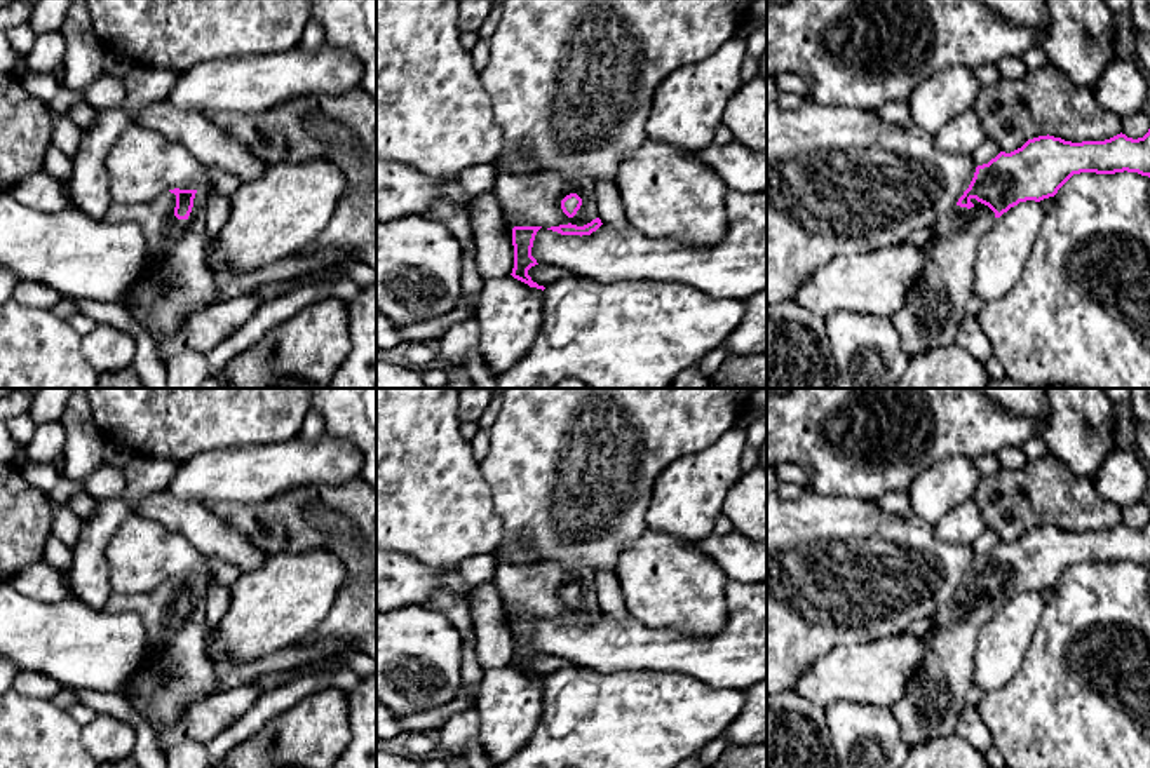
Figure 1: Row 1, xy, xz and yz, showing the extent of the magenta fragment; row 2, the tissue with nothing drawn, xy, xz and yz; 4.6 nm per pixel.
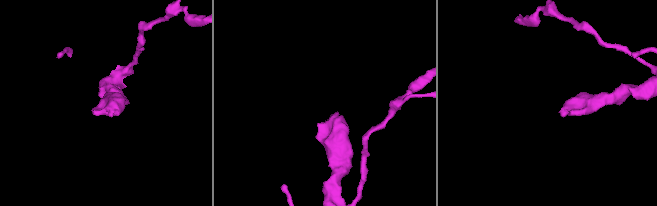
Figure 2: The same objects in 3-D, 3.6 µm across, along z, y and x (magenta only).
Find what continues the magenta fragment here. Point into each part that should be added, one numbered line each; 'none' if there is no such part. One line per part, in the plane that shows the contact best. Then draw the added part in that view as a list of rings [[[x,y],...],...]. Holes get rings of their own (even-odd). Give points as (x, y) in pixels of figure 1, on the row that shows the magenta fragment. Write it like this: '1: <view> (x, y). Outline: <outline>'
1: xy (176, 284). Outline: [[[166,192],[148,204],[112,202],[108,223],[138,223],[146,240],[146,273],[122,300],[136,322],[160,350],[186,320],[220,303],[216,275],[206,266],[207,235],[204,209],[207,197],[195,193],[186,219],[174,216],[176,195]]]

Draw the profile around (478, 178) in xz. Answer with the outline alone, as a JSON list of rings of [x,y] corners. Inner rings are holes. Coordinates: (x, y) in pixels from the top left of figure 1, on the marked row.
[[[477,164],[463,169],[455,179],[469,195],[479,195],[493,186],[497,169],[493,164]]]

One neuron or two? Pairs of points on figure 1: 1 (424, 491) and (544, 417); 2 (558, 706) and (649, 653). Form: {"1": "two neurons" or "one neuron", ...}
{"1": "two neurons", "2": "two neurons"}

